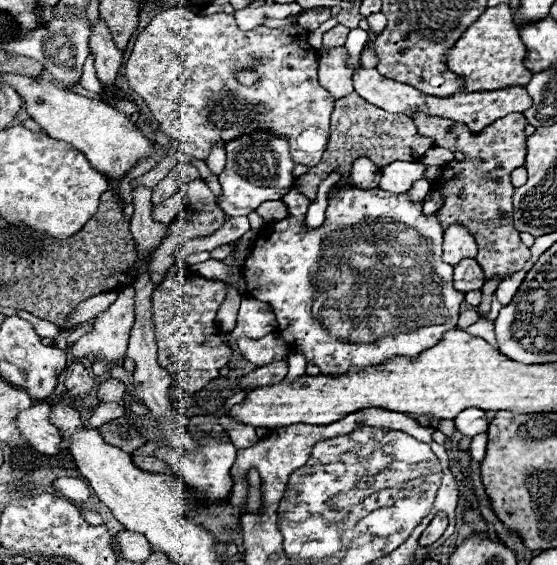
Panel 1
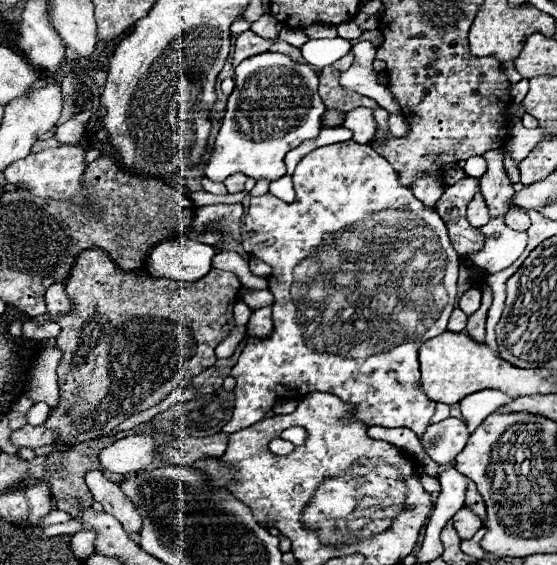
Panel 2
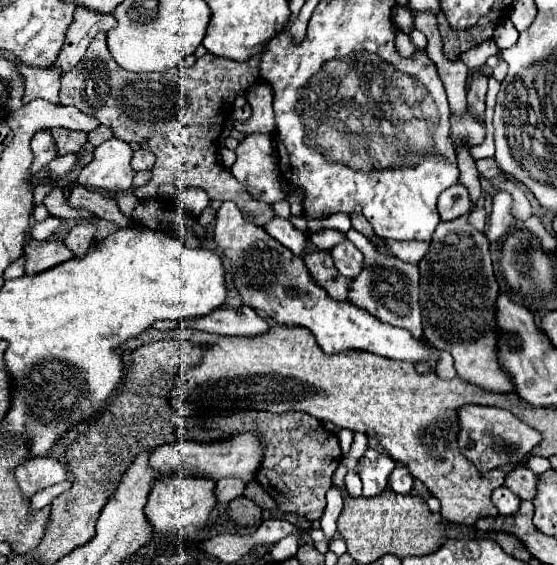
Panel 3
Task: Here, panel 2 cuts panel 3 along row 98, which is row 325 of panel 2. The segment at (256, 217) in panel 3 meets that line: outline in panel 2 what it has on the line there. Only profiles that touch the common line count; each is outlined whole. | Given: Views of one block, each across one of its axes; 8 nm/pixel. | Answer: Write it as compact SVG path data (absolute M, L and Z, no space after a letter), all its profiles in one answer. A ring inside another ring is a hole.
M84 250L76 258L66 282L66 292L76 304L76 310L58 318L62 332L56 342L64 352L58 364L60 402L44 424L46 428L58 430L60 442L56 446L72 448L74 444L110 432L132 414L160 404L178 386L188 384L194 376L210 368L216 362L214 348L234 330L232 306L240 288L240 280L226 270L212 268L196 282L150 278L120 272L104 250Z

